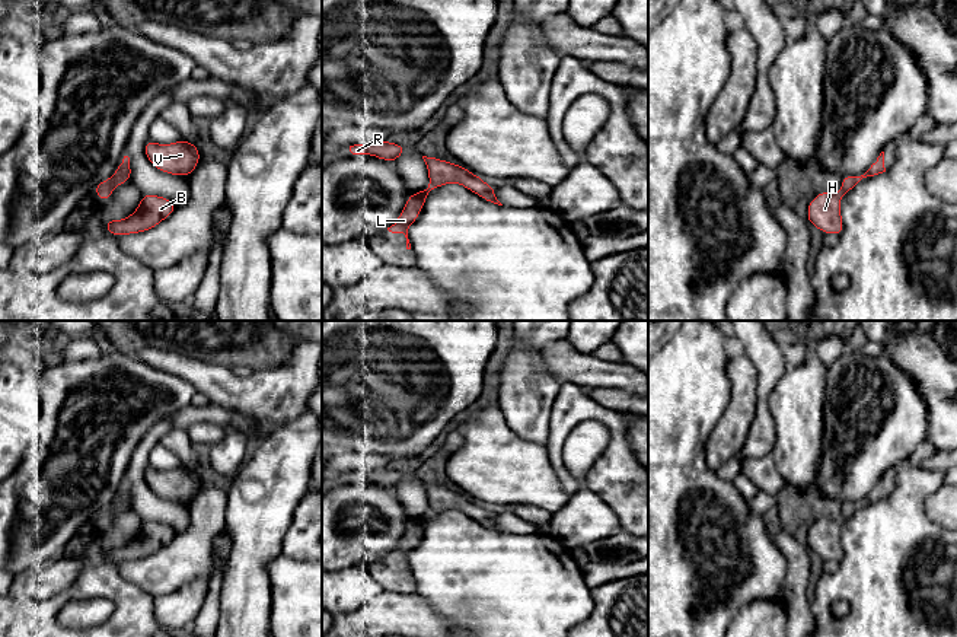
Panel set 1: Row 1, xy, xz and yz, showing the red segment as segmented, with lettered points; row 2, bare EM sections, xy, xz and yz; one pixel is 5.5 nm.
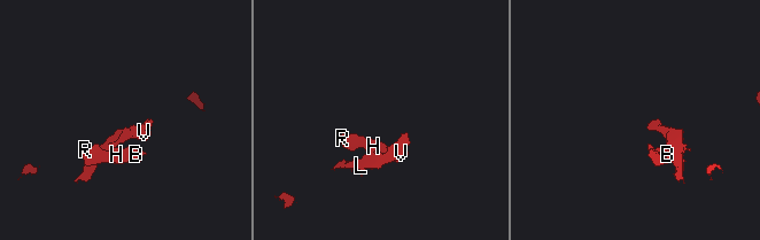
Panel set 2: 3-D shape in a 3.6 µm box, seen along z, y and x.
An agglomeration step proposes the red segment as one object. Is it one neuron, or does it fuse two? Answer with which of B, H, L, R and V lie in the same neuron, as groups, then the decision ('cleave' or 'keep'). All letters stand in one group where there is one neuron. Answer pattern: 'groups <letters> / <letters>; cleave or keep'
groups B H L R V; keep

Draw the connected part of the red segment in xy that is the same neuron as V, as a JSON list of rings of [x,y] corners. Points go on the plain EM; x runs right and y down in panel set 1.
[[[147,466],[144,481],[156,496],[176,503],[189,503],[201,488],[198,474],[185,466],[170,471]]]

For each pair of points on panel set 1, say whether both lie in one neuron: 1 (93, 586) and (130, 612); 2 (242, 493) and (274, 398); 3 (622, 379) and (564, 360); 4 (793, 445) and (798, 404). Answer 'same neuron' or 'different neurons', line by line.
1: same neuron
2: different neurons
3: same neuron
4: same neuron

